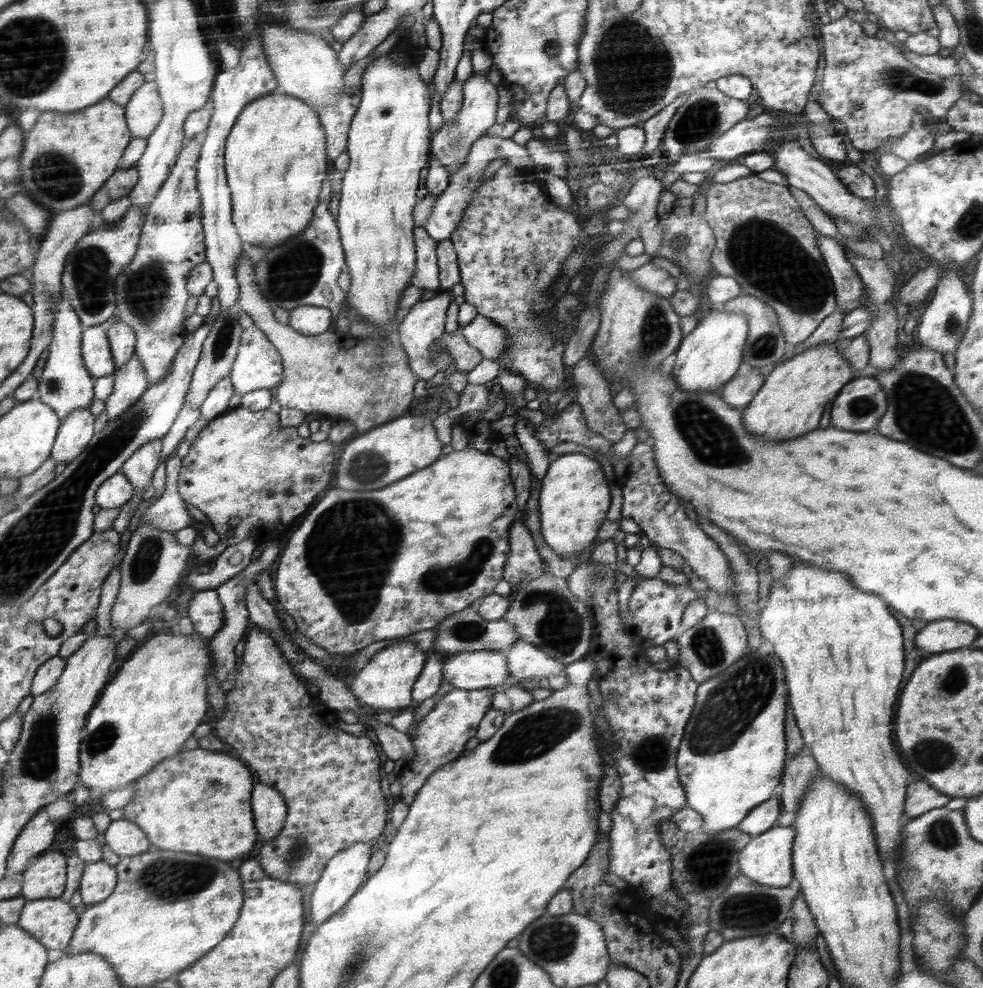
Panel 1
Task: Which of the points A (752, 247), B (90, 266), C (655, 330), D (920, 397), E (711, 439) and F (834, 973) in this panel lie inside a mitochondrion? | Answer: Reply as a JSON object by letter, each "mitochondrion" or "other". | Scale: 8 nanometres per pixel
{"A":"mitochondrion","B":"mitochondrion","C":"mitochondrion","D":"mitochondrion","E":"mitochondrion","F":"other"}

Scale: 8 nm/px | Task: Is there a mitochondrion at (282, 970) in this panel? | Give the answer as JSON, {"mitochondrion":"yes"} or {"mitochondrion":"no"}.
{"mitochondrion":"no"}

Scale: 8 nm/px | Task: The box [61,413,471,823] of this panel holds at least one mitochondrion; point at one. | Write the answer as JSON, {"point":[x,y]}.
{"point":[354,536]}

